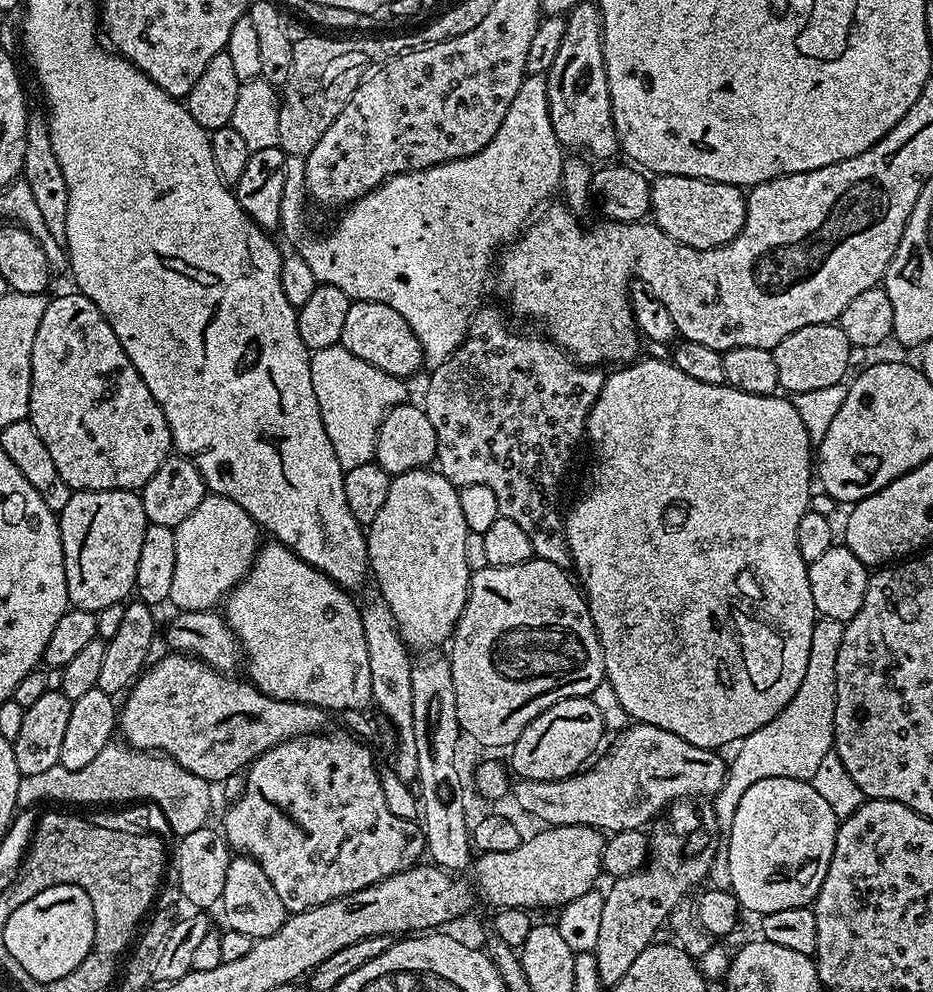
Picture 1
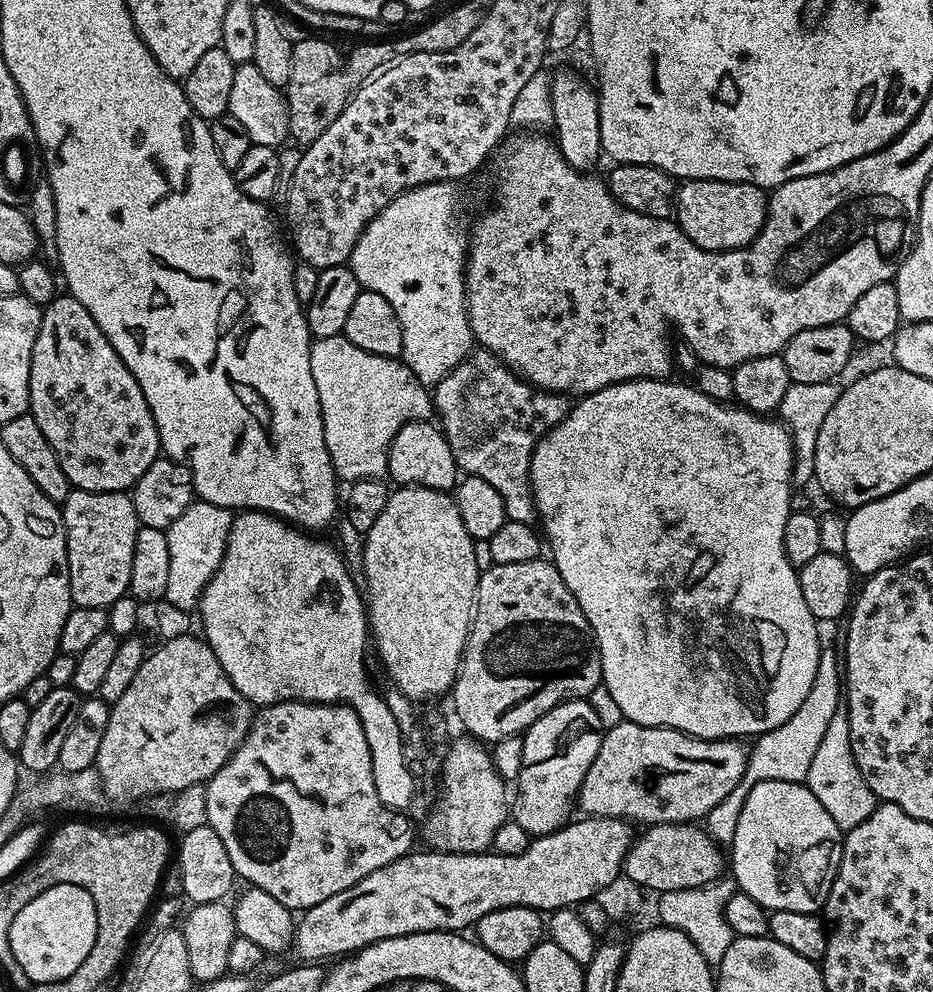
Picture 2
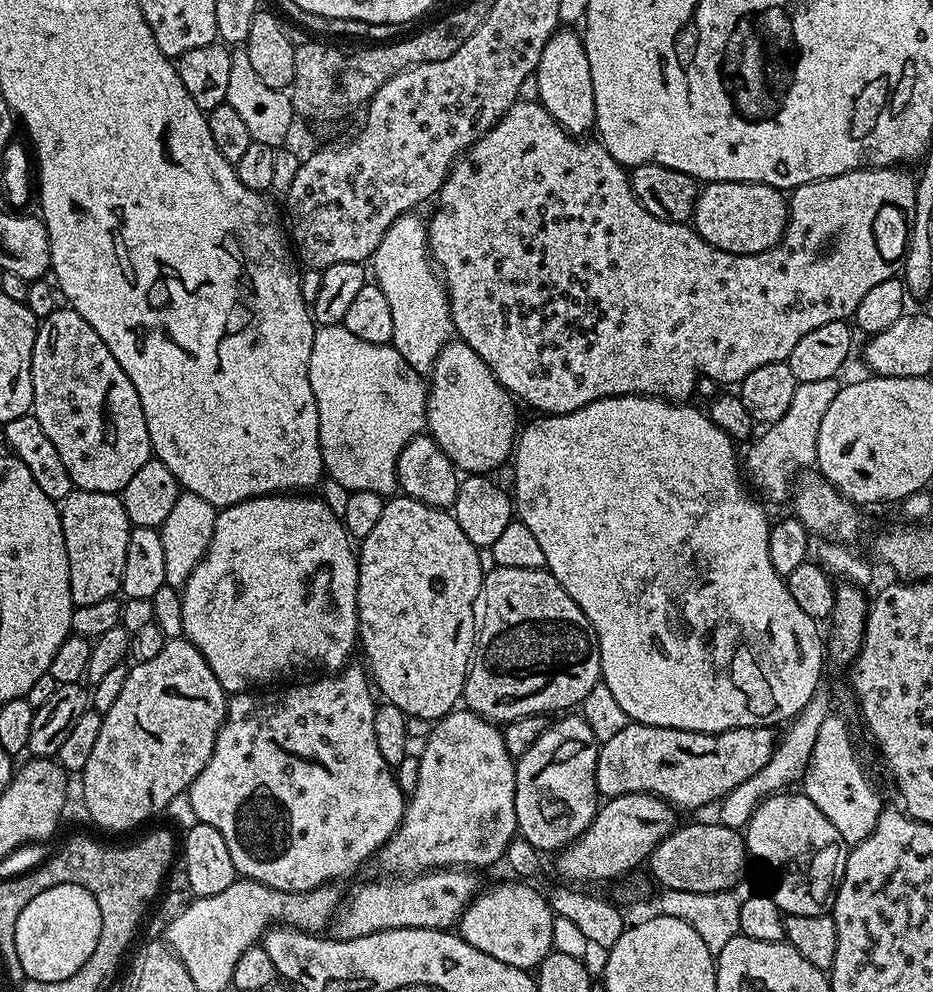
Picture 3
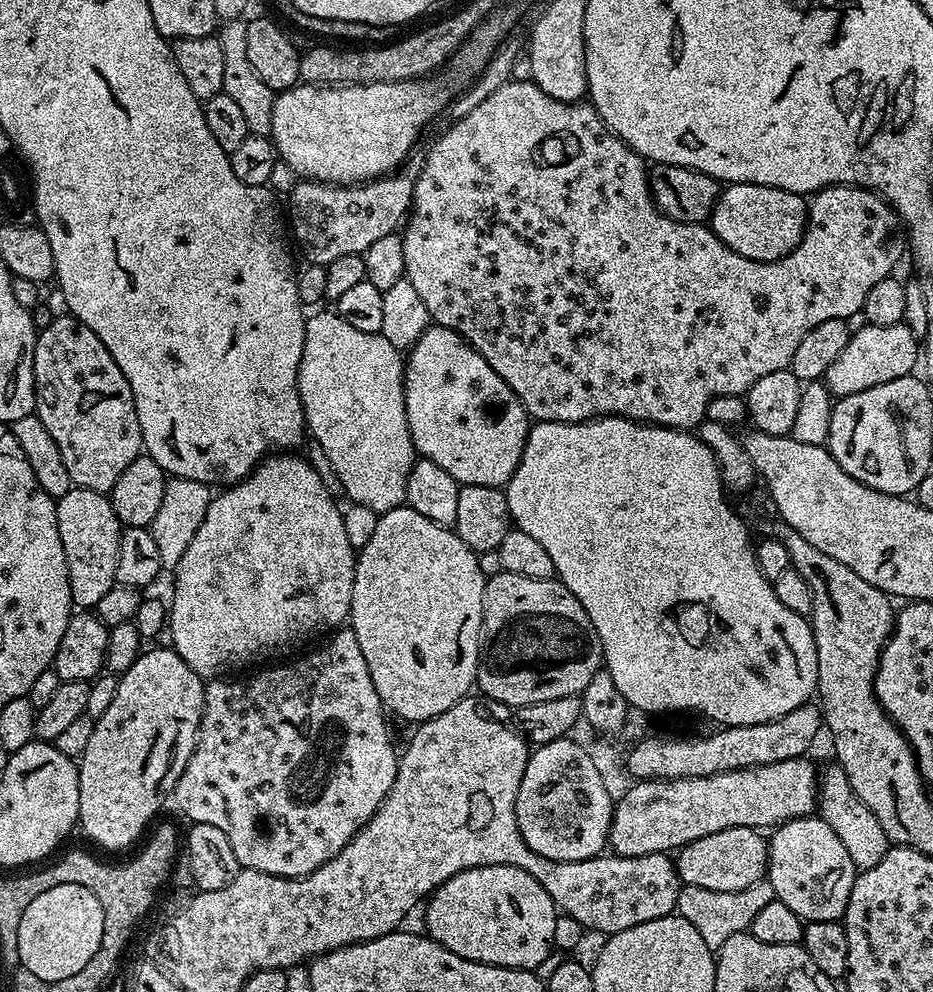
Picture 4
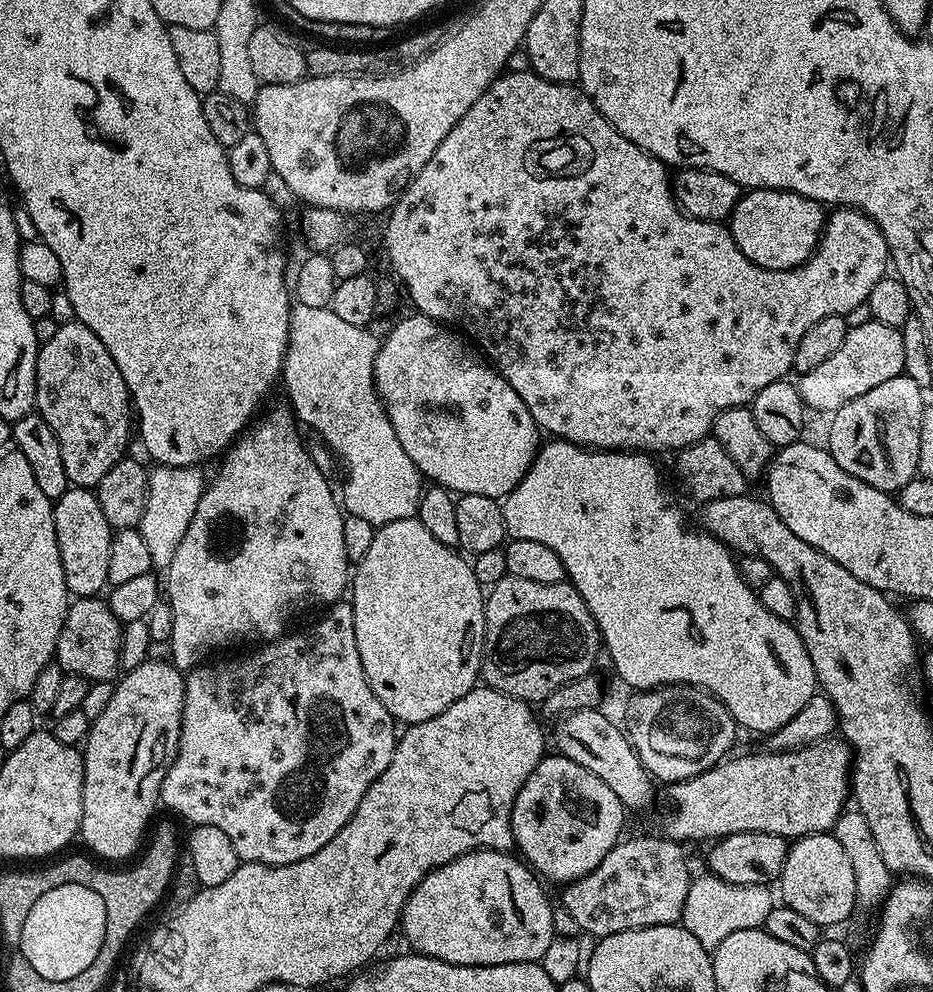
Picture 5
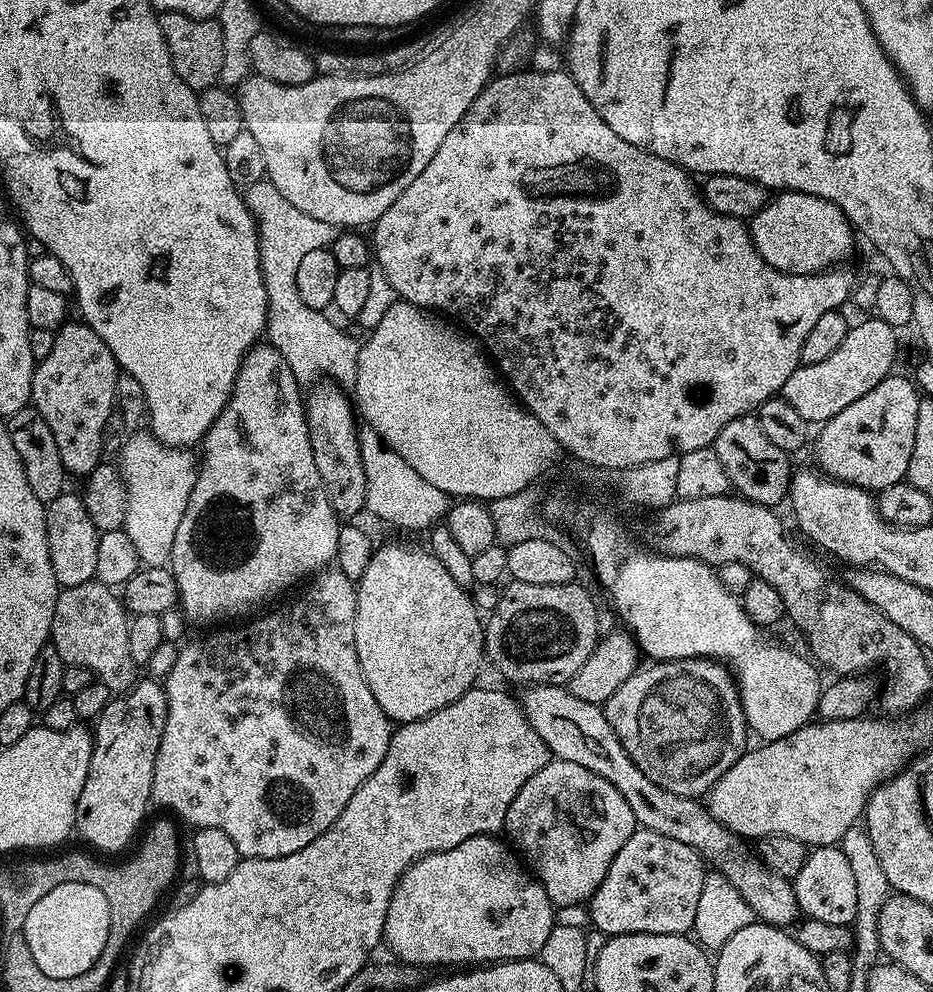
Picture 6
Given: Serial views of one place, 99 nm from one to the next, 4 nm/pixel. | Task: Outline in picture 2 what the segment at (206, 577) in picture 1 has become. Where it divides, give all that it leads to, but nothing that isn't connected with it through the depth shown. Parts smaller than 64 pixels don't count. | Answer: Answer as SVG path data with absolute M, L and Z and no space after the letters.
M197 499L166 529L170 542L170 574L164 600L176 607L192 610L199 605L204 587L214 578L224 557L233 513L222 506Z

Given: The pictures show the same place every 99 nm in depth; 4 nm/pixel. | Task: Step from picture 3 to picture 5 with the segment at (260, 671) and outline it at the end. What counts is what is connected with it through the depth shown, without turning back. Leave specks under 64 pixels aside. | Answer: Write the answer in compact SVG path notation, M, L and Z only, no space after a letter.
M291 407L272 408L265 411L251 426L244 429L242 435L233 440L231 448L223 453L219 461L220 473L211 477L210 483L205 487L202 498L198 502L198 510L194 510L194 519L190 522L190 530L182 542L178 542L178 550L174 550L174 558L166 569L168 576L168 588L166 584L166 603L173 610L173 636L170 641L172 648L171 663L181 670L191 670L197 664L203 664L209 659L211 652L224 648L227 644L240 644L243 640L256 640L255 642L267 642L278 640L285 635L288 623L292 616L304 612L307 608L316 608L319 604L331 606L345 595L350 584L350 561L346 554L346 542L342 542L342 526L345 513L342 511L341 501L332 493L328 480L324 477L322 469L316 465L316 460L304 449L300 441L301 429Z

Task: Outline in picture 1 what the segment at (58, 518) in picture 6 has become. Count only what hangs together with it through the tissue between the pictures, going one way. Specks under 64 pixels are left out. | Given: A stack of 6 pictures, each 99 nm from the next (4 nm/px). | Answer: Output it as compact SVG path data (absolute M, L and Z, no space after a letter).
M119 488L118 490L102 490L101 492L73 491L70 502L66 502L64 509L58 513L58 519L60 521L60 537L62 538L62 554L64 555L64 565L66 566L66 590L68 591L69 605L73 608L81 608L87 612L98 613L102 610L106 610L106 606L124 604L125 601L133 595L136 587L138 554L142 550L142 537L146 535L146 530L149 525L148 519L146 518L146 510L142 510L142 502L140 501L139 495L137 495L135 491L127 488Z

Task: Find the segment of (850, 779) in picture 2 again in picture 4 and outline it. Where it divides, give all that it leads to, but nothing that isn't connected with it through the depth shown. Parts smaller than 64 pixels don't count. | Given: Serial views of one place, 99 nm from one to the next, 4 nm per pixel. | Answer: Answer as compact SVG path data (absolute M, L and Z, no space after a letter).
M835 762L829 764L829 768L825 772L823 769L818 776L818 815L830 826L830 830L834 830L834 834L838 834L838 839L842 841L842 846L846 846L856 869L876 866L890 847L886 830L882 830L878 818L874 818L870 806L866 806L866 802L854 794L854 786L850 786L850 778L846 778L840 765Z

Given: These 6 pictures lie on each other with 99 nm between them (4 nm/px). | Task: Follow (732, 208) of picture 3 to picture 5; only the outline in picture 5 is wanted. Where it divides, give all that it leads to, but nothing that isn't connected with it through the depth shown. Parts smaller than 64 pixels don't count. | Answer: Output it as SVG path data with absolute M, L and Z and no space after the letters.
M753 188L741 195L726 227L732 233L732 242L739 255L766 270L790 270L806 263L815 252L818 237L824 231L825 219L825 209L816 200L808 201L802 194L783 192L777 188Z

